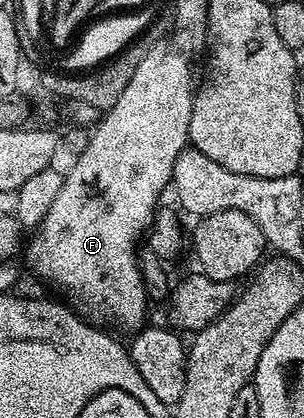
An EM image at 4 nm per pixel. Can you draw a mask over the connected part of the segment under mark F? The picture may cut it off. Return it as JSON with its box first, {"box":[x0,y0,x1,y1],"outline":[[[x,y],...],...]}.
{"box":[26,42,196,329],"outline":[[[162,42],[155,43],[144,62],[136,66],[136,74],[132,74],[124,94],[120,94],[117,102],[97,121],[86,149],[79,154],[70,173],[65,173],[60,194],[56,194],[48,214],[31,235],[35,236],[30,240],[26,256],[39,281],[55,284],[76,303],[94,312],[103,308],[116,323],[126,328],[137,329],[143,323],[141,320],[145,321],[148,316],[148,297],[134,243],[141,236],[143,239],[144,233],[154,223],[154,213],[160,204],[158,192],[171,187],[173,164],[190,139],[195,95],[196,80],[194,84],[189,58]]]}

